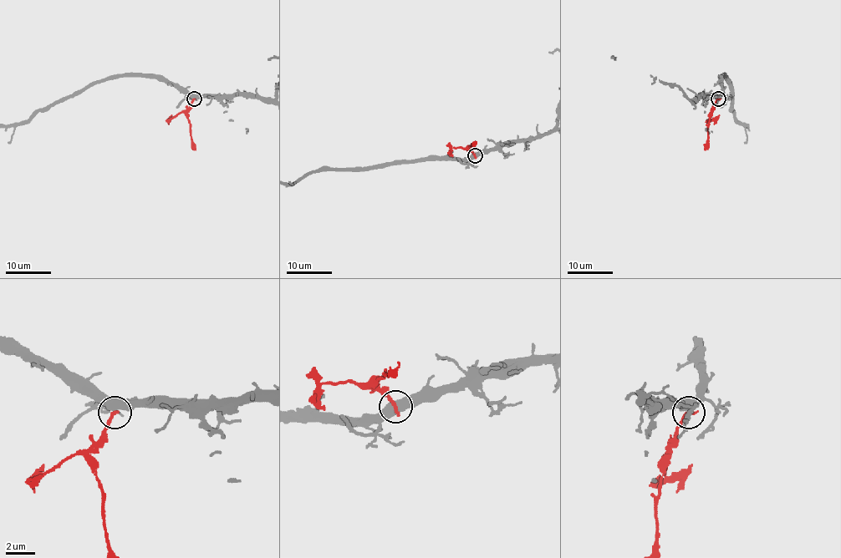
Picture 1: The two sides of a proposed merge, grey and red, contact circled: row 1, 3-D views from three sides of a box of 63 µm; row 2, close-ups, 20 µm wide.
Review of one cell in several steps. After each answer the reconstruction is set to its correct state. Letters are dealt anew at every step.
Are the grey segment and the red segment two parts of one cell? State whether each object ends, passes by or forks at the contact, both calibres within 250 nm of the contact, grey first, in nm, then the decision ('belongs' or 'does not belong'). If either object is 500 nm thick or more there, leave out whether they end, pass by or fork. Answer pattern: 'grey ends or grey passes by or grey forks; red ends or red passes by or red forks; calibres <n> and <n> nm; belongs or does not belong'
calibres 550 and 220 nm; does not belong

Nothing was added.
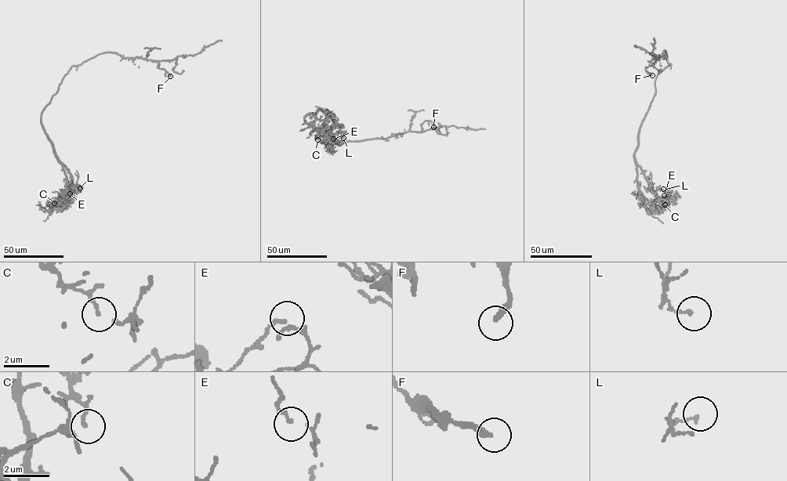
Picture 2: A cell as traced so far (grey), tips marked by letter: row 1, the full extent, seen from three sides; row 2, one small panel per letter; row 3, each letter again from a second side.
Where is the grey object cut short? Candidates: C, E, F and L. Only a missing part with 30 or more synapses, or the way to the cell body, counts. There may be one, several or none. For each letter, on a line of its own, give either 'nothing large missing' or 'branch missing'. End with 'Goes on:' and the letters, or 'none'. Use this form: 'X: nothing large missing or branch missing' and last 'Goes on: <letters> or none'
C: nothing large missing
E: nothing large missing
F: nothing large missing
L: nothing large missing
Goes on: none

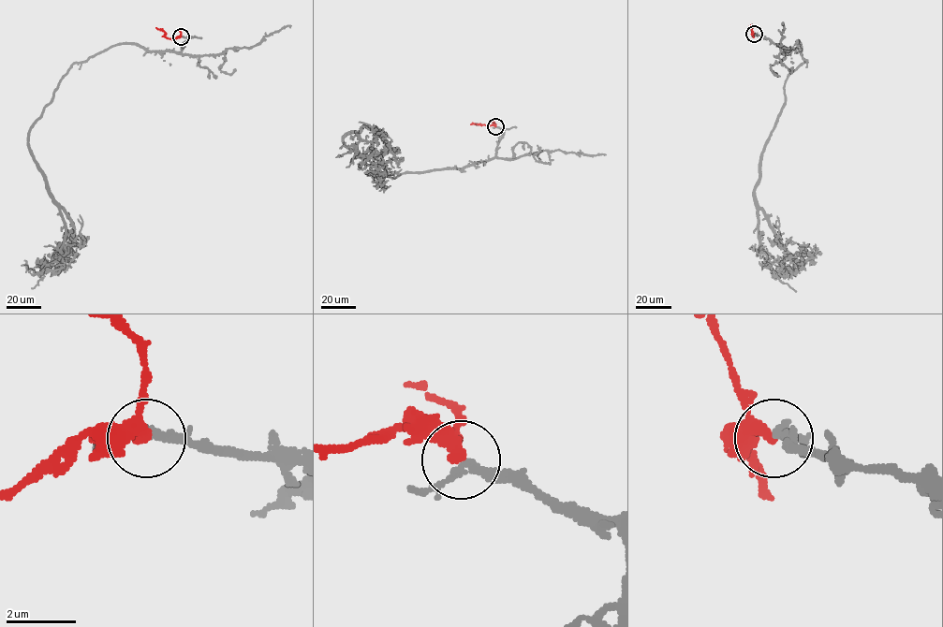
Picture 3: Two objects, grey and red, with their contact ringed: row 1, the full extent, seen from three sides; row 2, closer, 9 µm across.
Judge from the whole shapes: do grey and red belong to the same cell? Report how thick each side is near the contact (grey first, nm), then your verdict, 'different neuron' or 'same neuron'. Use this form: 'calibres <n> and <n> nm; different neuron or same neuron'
calibres 200 and 280 nm; same neuron

